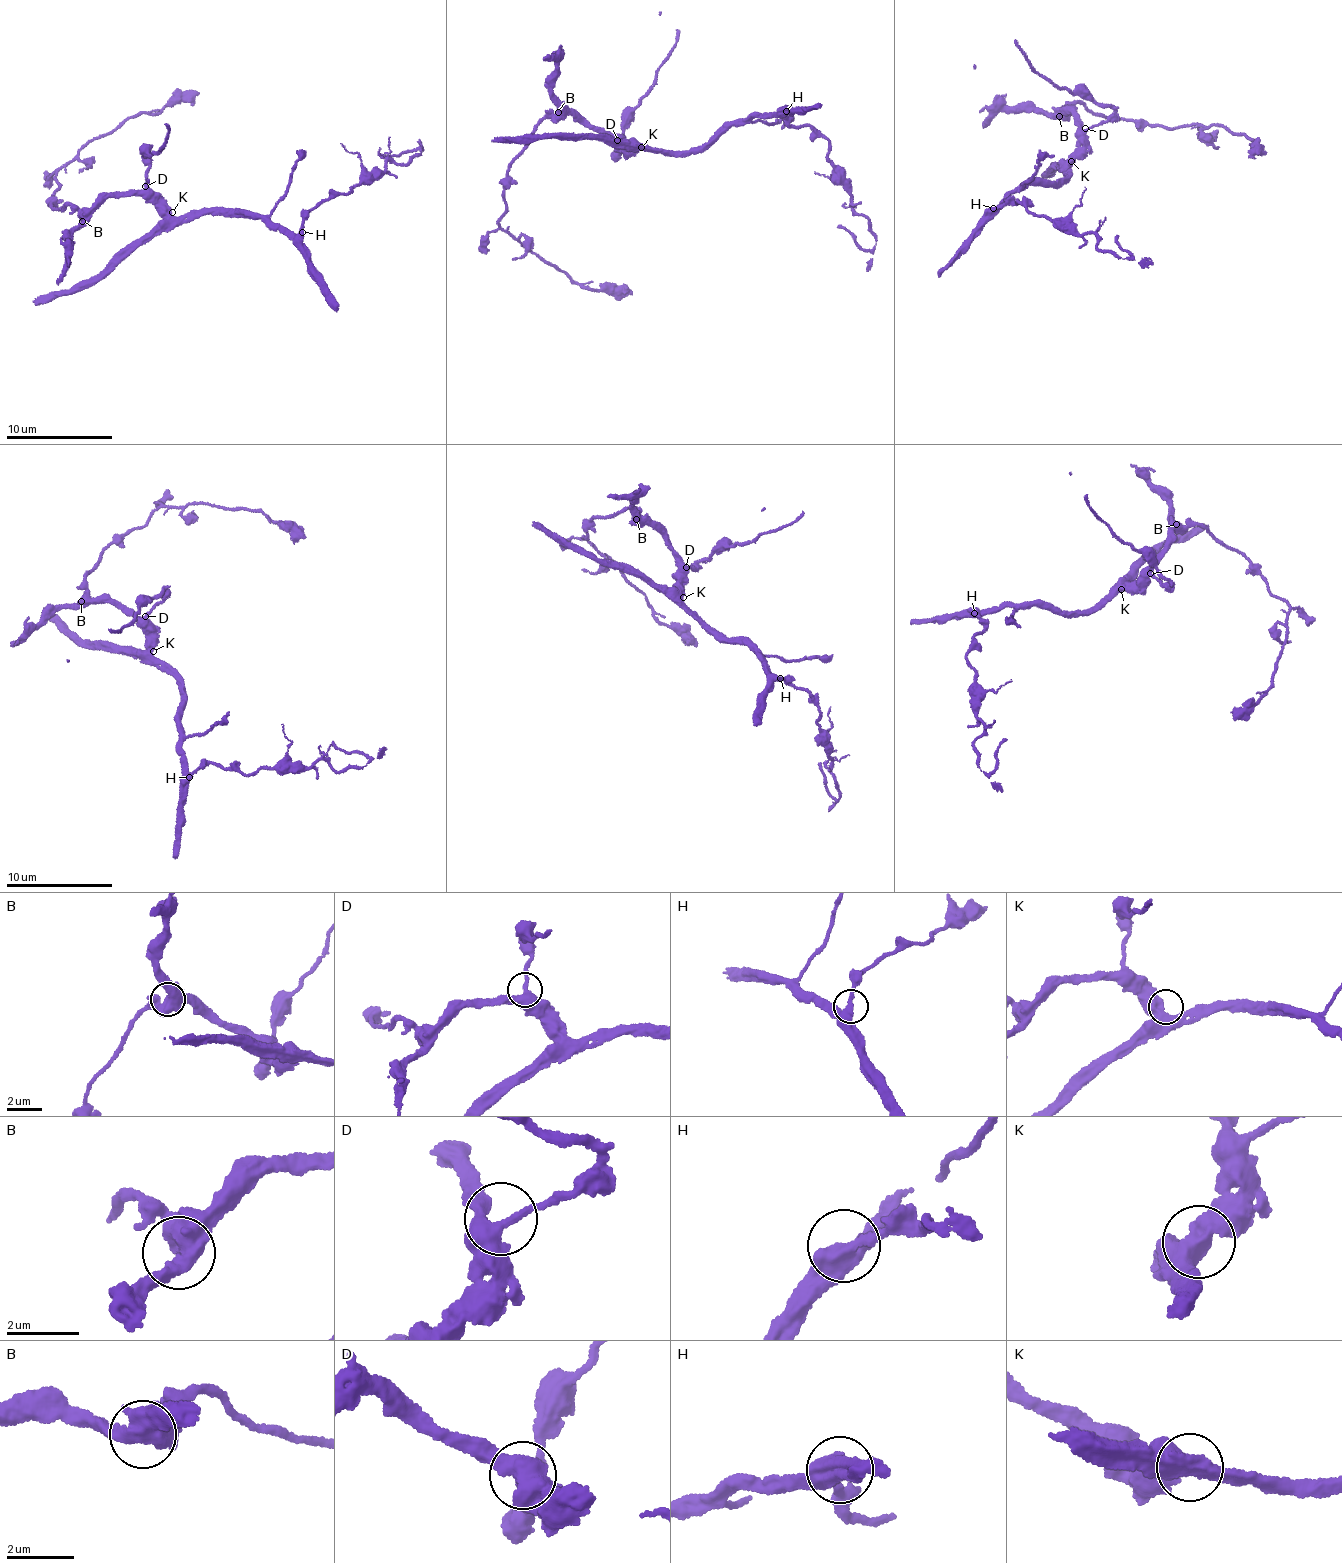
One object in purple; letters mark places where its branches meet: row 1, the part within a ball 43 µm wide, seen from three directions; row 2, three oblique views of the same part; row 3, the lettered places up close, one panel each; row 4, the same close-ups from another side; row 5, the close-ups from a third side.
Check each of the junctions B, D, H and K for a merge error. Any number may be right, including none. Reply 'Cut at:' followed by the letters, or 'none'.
Cut at: none

